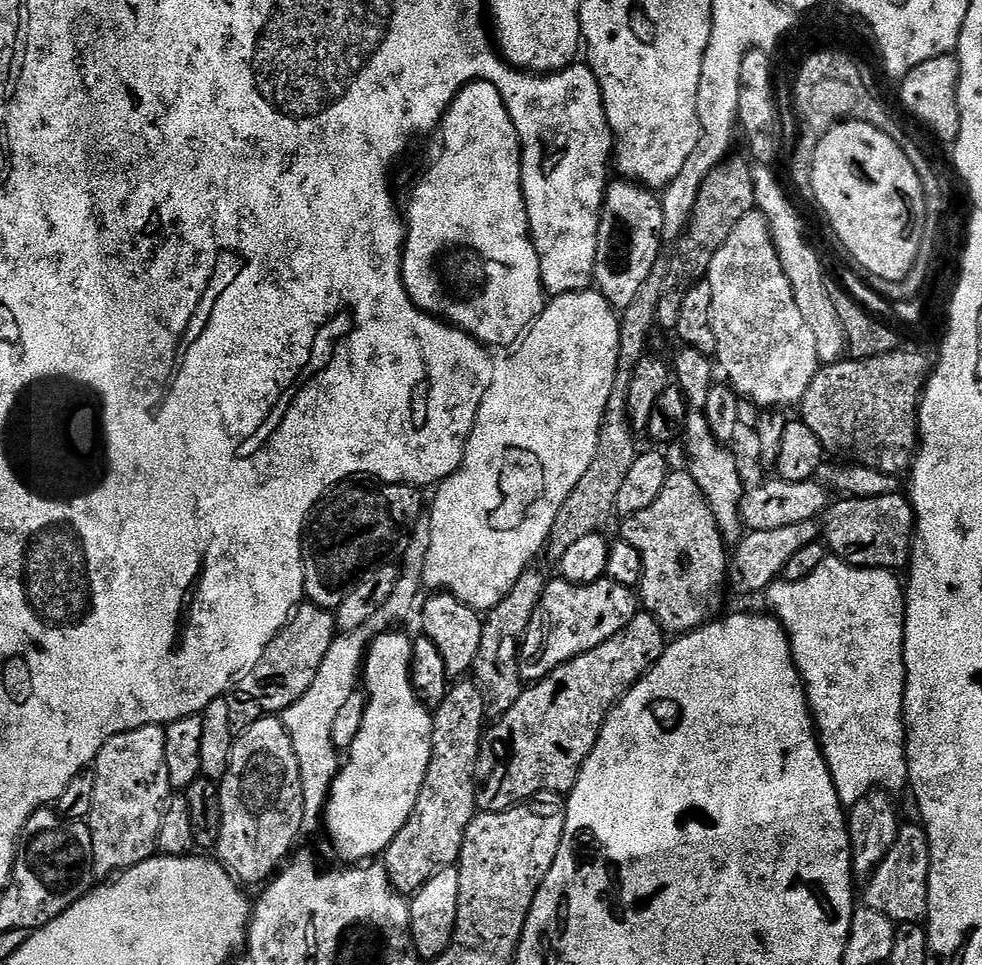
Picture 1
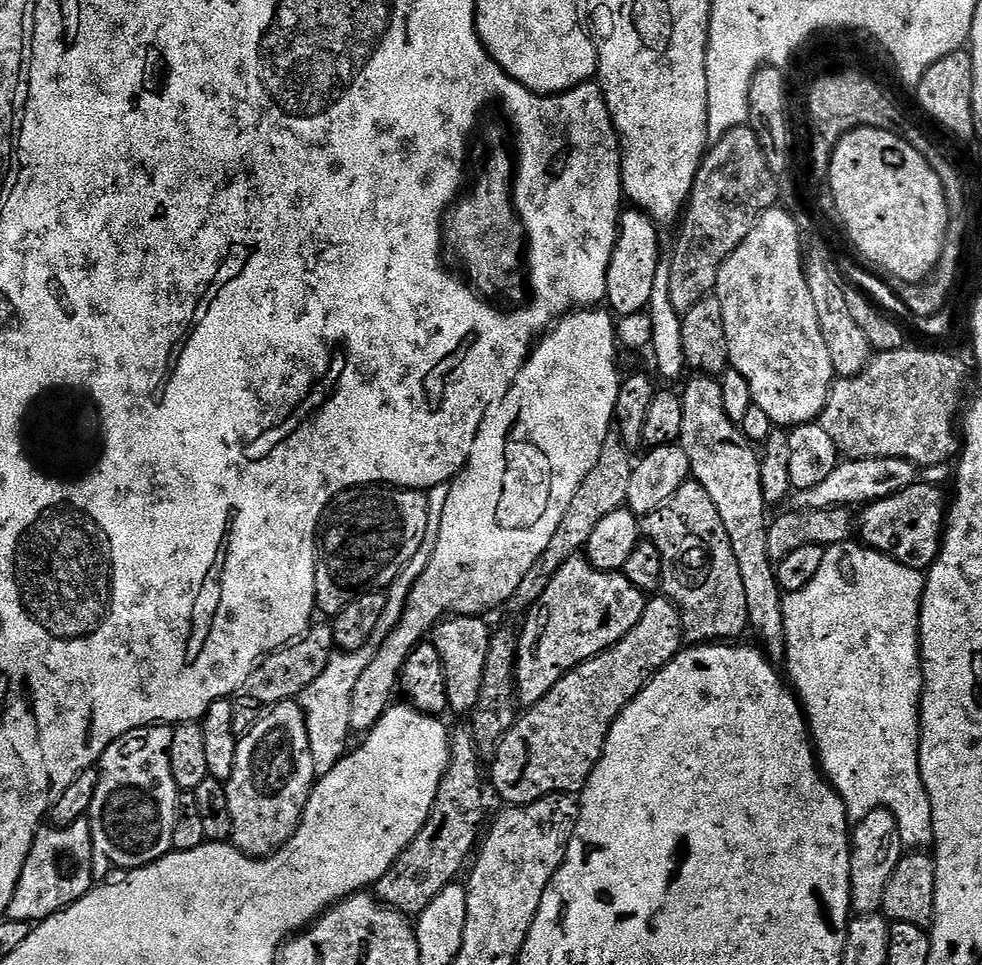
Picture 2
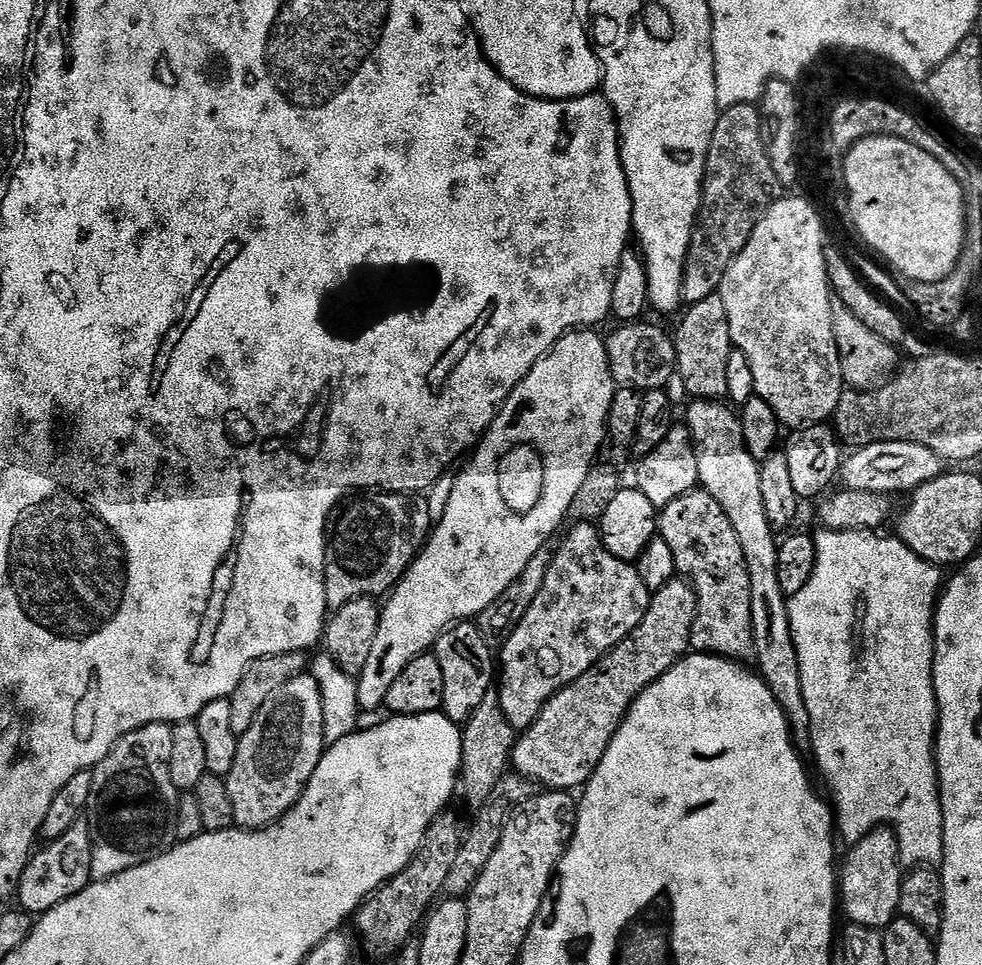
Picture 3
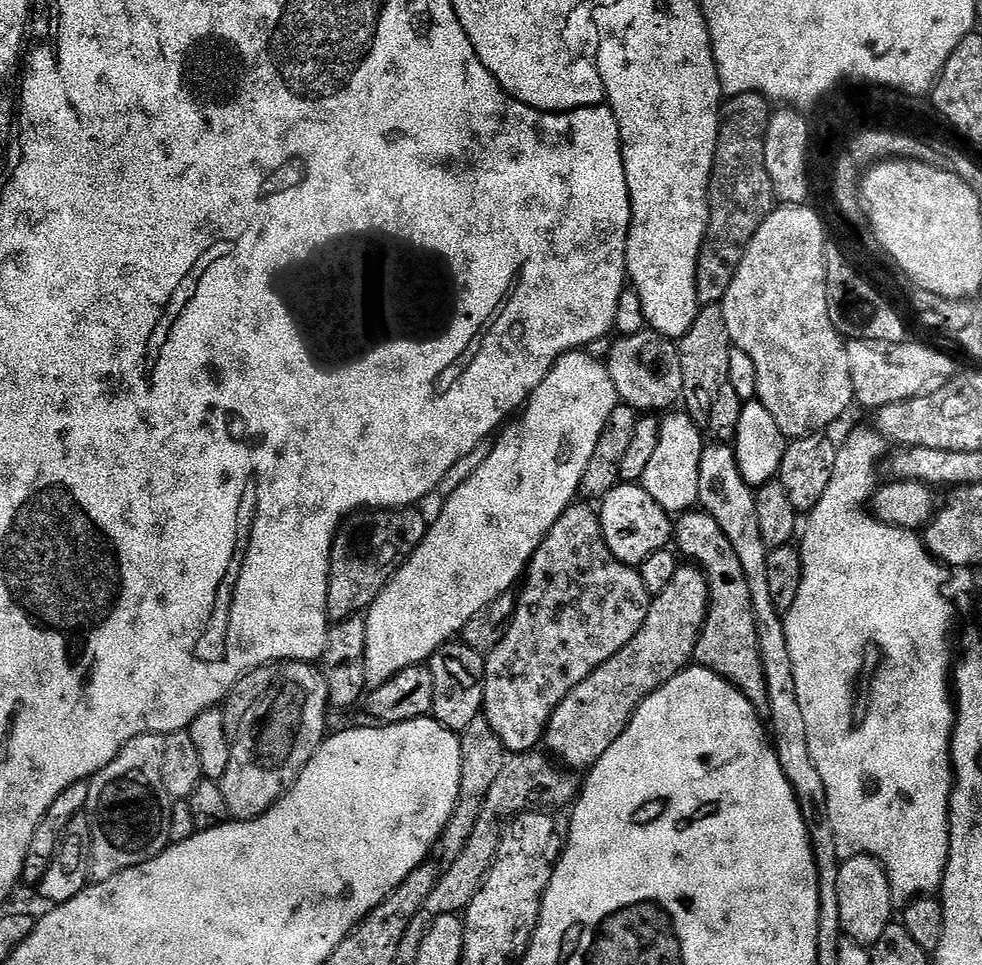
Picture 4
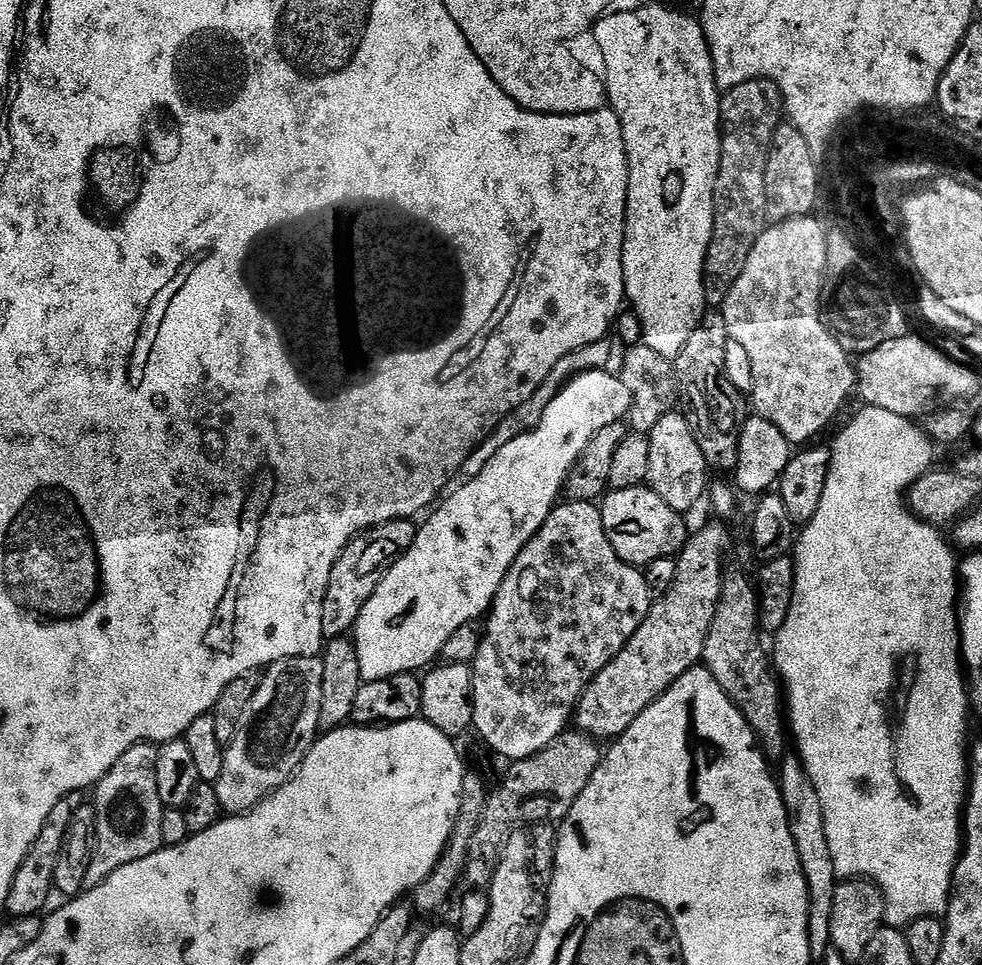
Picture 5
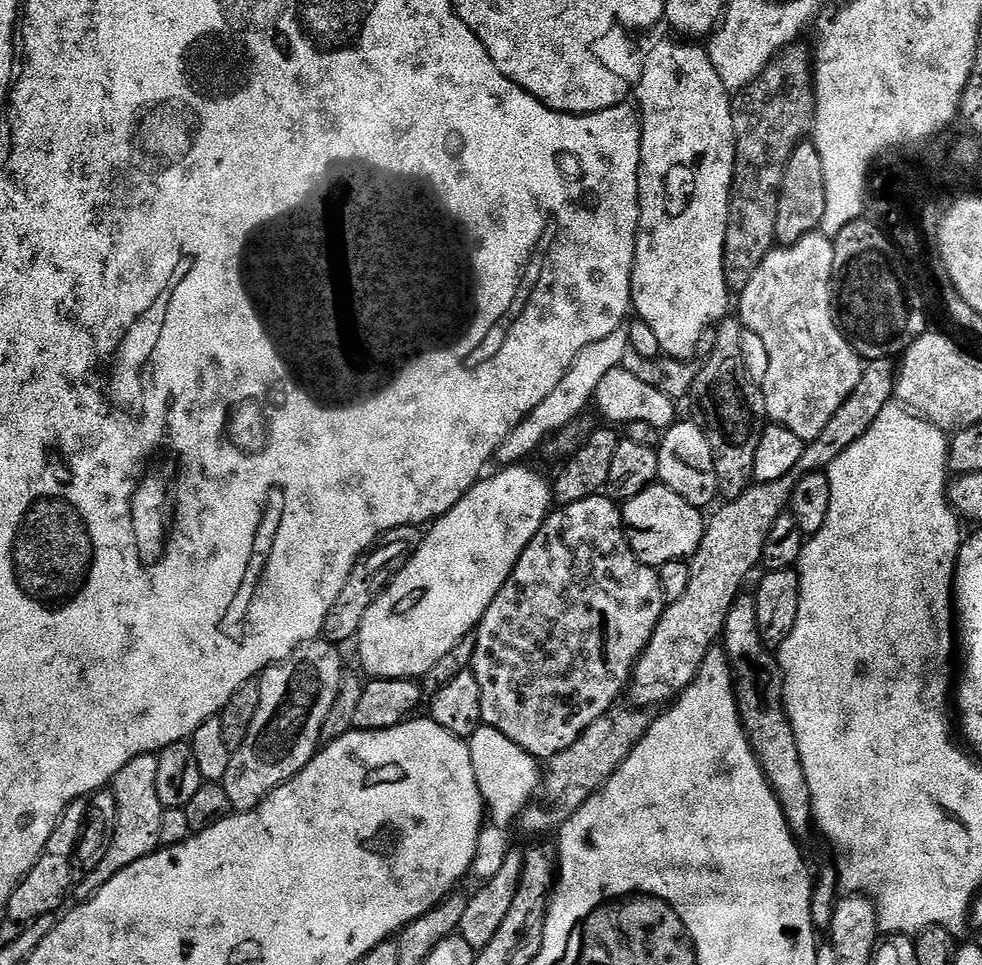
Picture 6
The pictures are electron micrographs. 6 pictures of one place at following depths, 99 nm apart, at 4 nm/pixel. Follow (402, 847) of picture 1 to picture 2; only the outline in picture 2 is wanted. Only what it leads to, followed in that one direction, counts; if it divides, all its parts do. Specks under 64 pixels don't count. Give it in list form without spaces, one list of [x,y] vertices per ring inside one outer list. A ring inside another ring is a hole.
[[[467,727],[460,728],[451,733],[448,748],[452,751],[452,756],[448,760],[446,774],[438,786],[438,794],[434,798],[428,821],[422,826],[414,842],[406,846],[394,866],[390,866],[388,873],[374,885],[374,895],[381,904],[386,904],[409,918],[419,918],[426,906],[430,906],[430,902],[438,898],[443,888],[459,877],[456,875],[463,870],[464,863],[466,868],[481,835],[480,823],[484,820],[486,784],[485,781],[484,784],[480,781],[482,757],[476,750],[476,739]]]

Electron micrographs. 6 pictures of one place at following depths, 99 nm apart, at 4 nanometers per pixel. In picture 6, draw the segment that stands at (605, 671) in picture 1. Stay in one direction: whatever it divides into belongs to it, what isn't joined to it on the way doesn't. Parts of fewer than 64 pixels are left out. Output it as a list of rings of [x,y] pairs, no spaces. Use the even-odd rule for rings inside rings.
[[[885,358],[865,363],[862,378],[858,378],[858,386],[854,386],[850,398],[838,406],[838,414],[826,422],[822,434],[805,443],[802,458],[798,458],[790,474],[765,484],[753,482],[742,495],[721,503],[715,509],[717,512],[705,523],[704,537],[698,550],[690,557],[690,582],[682,598],[665,607],[643,654],[632,668],[626,696],[633,700],[629,701],[637,709],[651,709],[651,704],[667,705],[688,687],[688,683],[695,680],[706,654],[721,639],[726,614],[730,614],[730,606],[734,606],[737,596],[741,595],[743,588],[740,587],[744,579],[761,563],[767,535],[775,520],[785,515],[792,491],[800,477],[827,470],[834,458],[842,454],[842,450],[854,446],[854,442],[858,442],[858,438],[870,430],[874,418],[878,418],[878,414],[889,407],[893,396],[893,361]]]

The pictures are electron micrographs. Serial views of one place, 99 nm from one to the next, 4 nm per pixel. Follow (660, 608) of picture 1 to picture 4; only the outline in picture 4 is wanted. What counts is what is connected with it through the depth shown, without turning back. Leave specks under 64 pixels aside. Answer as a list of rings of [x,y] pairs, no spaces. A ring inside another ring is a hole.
[[[689,510],[675,521],[674,544],[679,555],[688,559],[685,561],[699,567],[708,583],[708,613],[696,642],[695,663],[716,672],[721,681],[736,687],[757,710],[767,709],[768,683],[760,657],[762,643],[756,633],[758,621],[752,610],[750,586],[746,582],[742,562],[738,562],[738,554],[734,554],[730,538],[726,538],[722,526],[718,526],[708,512]]]

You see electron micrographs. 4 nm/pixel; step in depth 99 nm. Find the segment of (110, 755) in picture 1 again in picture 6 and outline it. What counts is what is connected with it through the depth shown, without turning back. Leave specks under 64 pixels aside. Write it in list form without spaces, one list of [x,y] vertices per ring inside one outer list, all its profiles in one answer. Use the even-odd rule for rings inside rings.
[[[145,754],[126,762],[110,785],[118,806],[118,818],[114,826],[114,838],[106,850],[106,858],[98,862],[98,870],[79,877],[74,888],[77,901],[89,900],[114,874],[126,870],[134,862],[146,858],[161,847],[160,835],[162,834],[162,814],[165,808],[158,798],[158,755]]]

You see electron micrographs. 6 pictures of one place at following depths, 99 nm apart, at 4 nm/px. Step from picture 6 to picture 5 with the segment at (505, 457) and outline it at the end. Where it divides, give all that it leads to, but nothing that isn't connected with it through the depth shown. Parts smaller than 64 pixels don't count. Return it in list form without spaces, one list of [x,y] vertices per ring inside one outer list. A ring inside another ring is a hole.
[[[605,338],[598,342],[590,342],[590,346],[582,346],[570,354],[566,354],[566,358],[562,358],[562,362],[558,362],[558,366],[554,366],[554,370],[550,370],[546,382],[542,382],[542,386],[538,386],[538,390],[534,390],[534,394],[530,394],[530,398],[526,398],[526,402],[522,402],[522,406],[518,406],[510,414],[506,414],[506,418],[502,418],[502,422],[498,422],[498,426],[494,426],[492,433],[476,447],[476,451],[460,467],[460,471],[454,477],[455,483],[461,485],[478,478],[478,474],[482,474],[482,470],[486,470],[486,466],[490,466],[490,460],[502,450],[502,446],[514,442],[514,438],[518,438],[523,432],[530,432],[537,428],[542,422],[550,402],[554,402],[554,398],[575,376],[583,372],[607,369],[611,365],[608,363],[611,362],[612,355],[616,352],[615,346],[610,341],[611,339]]]

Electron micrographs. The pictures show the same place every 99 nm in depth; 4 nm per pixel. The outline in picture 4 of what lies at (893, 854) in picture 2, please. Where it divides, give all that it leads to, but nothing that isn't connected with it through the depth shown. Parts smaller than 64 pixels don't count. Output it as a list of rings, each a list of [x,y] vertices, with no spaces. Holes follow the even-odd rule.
[[[849,856],[838,870],[837,888],[841,933],[865,946],[876,944],[882,938],[882,930],[894,920],[892,887],[884,865],[874,856]]]

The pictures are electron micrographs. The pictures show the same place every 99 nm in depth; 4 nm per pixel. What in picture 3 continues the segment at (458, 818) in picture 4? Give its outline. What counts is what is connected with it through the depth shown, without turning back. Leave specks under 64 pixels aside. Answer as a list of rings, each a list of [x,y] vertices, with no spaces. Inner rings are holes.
[[[489,694],[474,710],[474,714],[463,725],[462,750],[460,751],[460,775],[458,777],[458,796],[464,799],[468,808],[480,808],[496,792],[504,771],[509,771],[510,757],[514,743],[514,730],[504,721],[500,705],[495,695]]]

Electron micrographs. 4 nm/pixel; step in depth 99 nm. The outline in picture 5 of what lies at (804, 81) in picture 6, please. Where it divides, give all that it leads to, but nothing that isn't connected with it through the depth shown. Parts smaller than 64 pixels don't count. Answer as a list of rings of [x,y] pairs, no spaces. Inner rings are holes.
[[[767,78],[747,80],[738,86],[727,89],[720,101],[720,122],[724,134],[724,153],[720,159],[720,173],[716,179],[716,229],[708,247],[706,265],[706,292],[713,305],[723,305],[724,297],[732,289],[732,284],[742,278],[750,250],[754,242],[769,227],[770,189],[768,187],[768,156],[772,153],[772,143],[785,115],[786,105],[780,95],[780,88]]]

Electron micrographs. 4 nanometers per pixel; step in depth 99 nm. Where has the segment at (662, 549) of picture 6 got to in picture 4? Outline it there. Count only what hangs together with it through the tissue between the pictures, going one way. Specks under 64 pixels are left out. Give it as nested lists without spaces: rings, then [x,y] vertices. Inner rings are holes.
[[[621,482],[599,501],[598,515],[606,546],[624,564],[639,566],[650,554],[669,547],[674,536],[673,517],[636,482]]]

